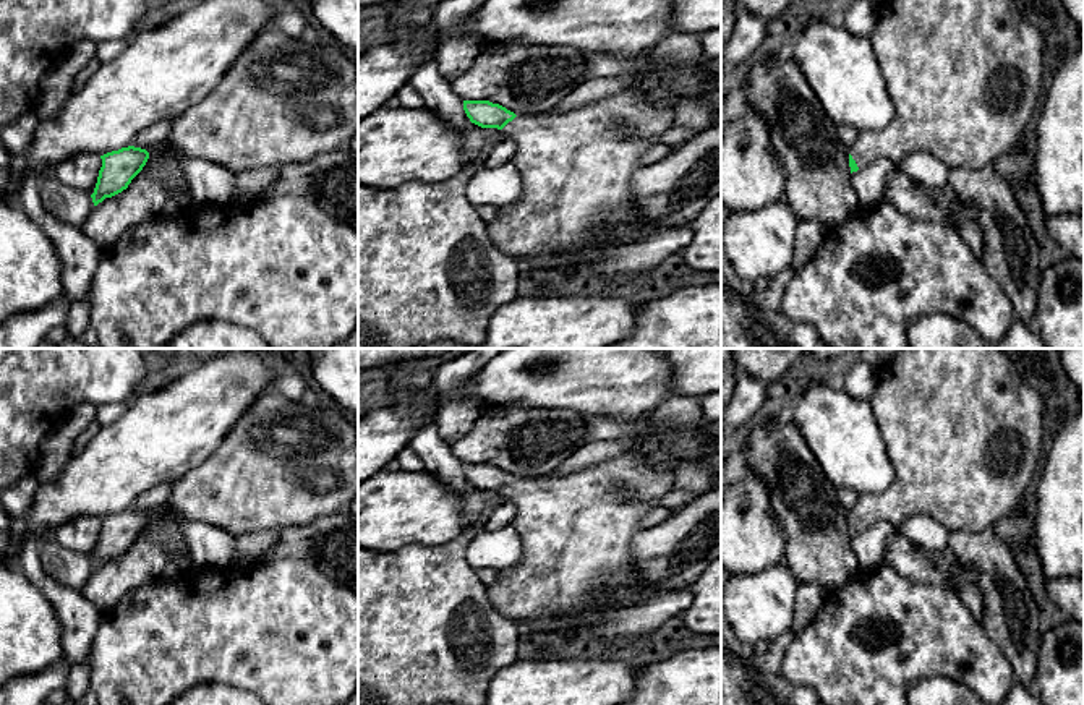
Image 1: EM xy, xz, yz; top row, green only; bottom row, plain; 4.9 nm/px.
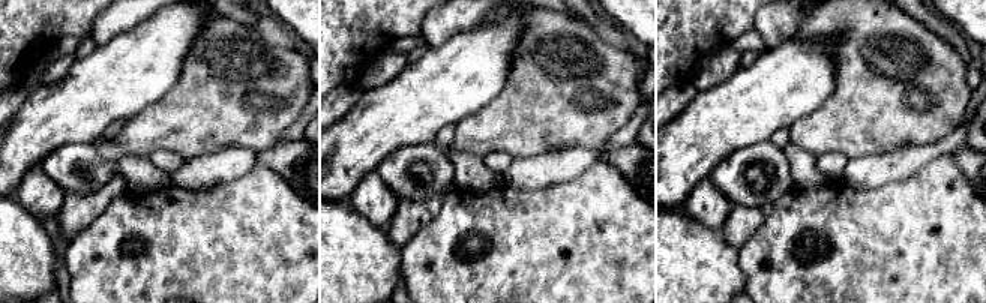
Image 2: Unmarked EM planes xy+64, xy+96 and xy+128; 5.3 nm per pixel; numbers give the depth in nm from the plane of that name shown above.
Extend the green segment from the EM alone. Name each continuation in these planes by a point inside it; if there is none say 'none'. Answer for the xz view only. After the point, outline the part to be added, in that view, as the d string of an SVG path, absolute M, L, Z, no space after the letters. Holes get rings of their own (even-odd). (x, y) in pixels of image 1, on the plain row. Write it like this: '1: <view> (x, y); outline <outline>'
1: xz (576, 530); outline M622 452L609 460L593 464L590 467L574 470L569 475L562 476L538 476L538 478L517 478L512 485L509 485L502 496L506 496L510 502L515 504L515 517L510 522L510 527L517 532L522 546L522 556L517 566L509 567L506 570L499 570L497 580L488 587L488 598L491 605L509 621L512 621L523 632L530 629L527 624L536 617L556 617L565 622L565 629L562 634L569 634L578 639L614 639L614 637L640 637L653 632L661 624L669 621L674 616L681 616L685 609L690 608L694 601L694 593L690 588L679 590L659 590L656 587L647 585L632 559L630 553L630 540L632 536L643 530L642 520L648 512L655 509L655 499L674 489L674 475L669 470L658 470L653 464L650 464L645 457L638 454Z

